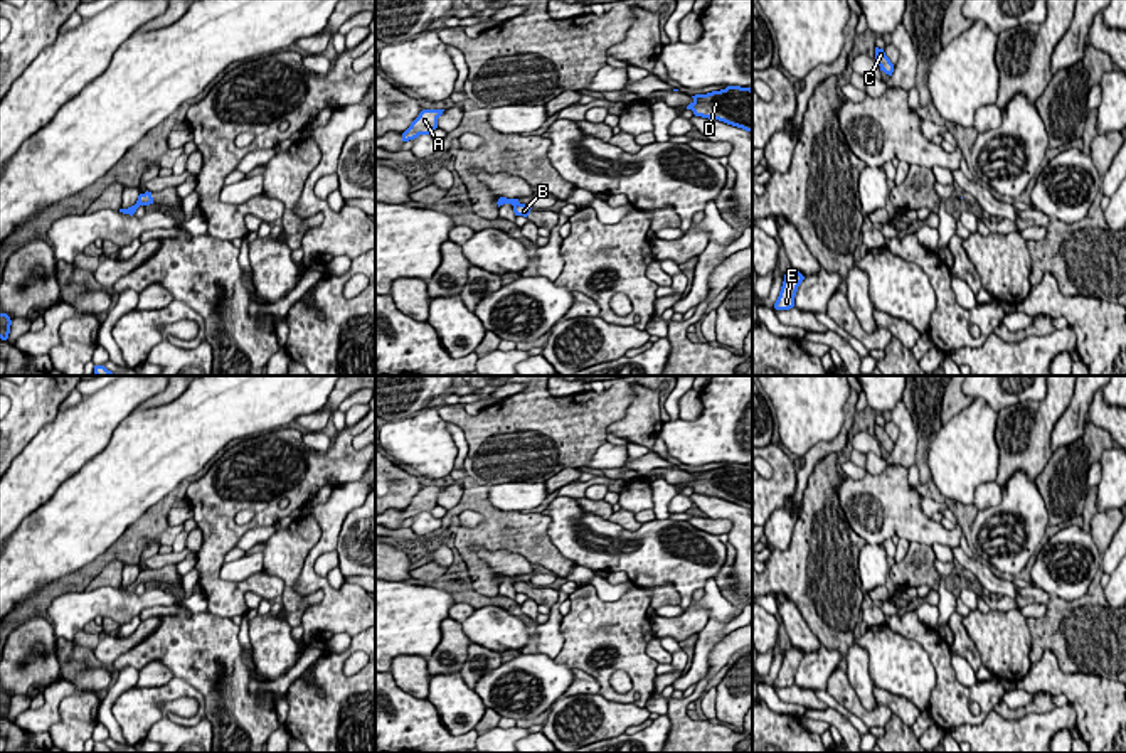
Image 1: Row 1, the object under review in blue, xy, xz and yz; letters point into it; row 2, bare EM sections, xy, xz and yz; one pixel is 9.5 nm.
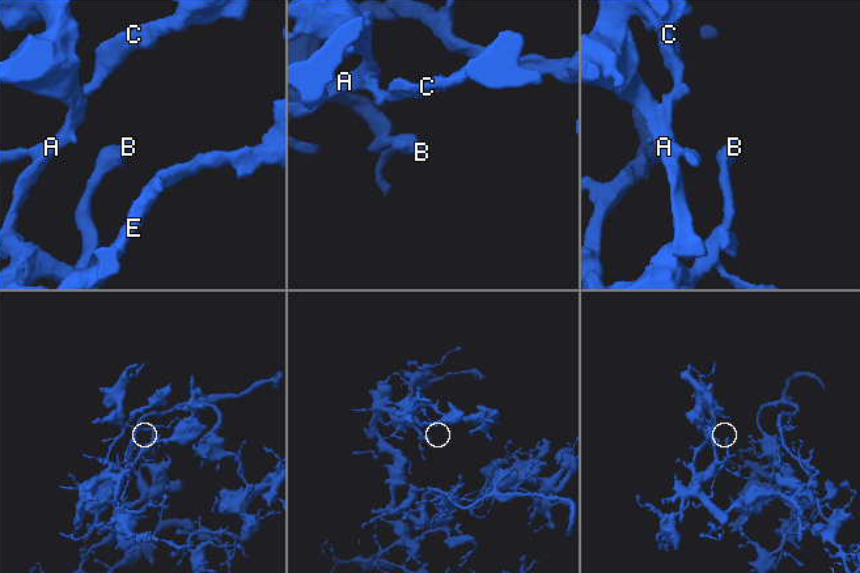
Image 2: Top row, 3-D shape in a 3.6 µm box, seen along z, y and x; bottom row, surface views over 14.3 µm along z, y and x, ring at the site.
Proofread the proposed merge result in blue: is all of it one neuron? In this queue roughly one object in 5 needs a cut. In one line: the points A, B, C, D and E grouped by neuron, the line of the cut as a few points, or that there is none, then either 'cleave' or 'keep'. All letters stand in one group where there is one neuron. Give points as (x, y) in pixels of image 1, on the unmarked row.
A B C D E | no cut | keep

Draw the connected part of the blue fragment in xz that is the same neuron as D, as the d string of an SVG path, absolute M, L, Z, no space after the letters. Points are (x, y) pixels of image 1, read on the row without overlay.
M727 463L720 468L692 473L687 483L695 494L719 497L727 502L752 509L752 467Z

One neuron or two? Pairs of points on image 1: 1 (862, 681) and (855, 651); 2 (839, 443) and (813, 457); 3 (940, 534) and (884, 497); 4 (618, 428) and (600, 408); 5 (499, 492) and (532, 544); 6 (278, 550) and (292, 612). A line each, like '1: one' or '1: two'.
1: one
2: one
3: one
4: two
5: two
6: one

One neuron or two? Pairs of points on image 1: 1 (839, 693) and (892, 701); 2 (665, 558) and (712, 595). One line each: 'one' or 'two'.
1: two
2: two

